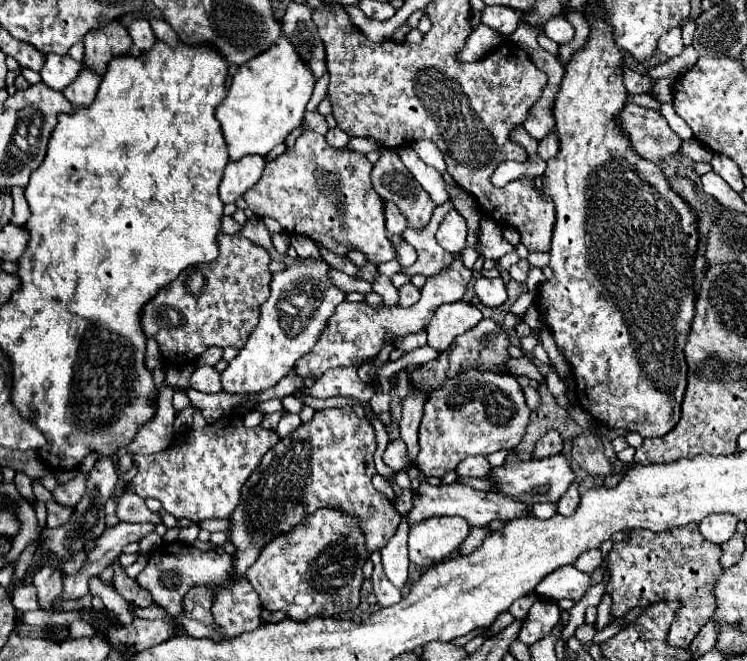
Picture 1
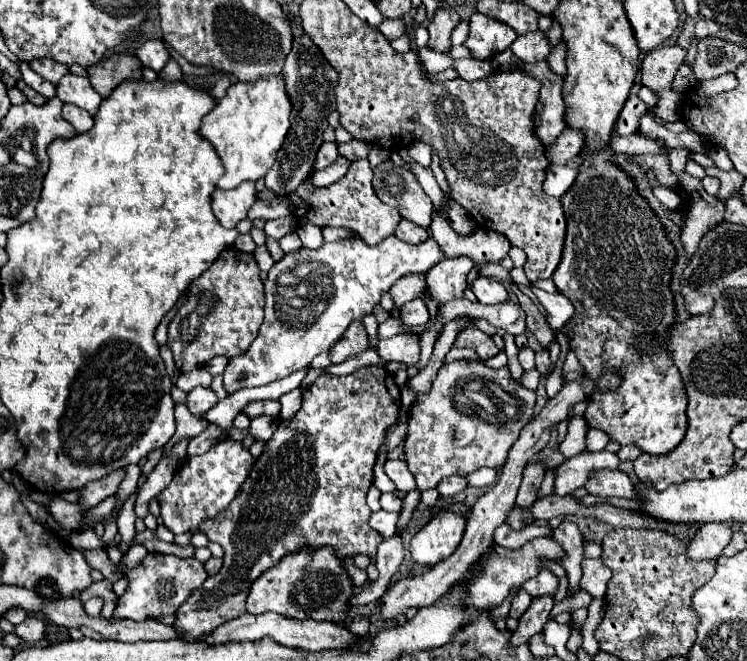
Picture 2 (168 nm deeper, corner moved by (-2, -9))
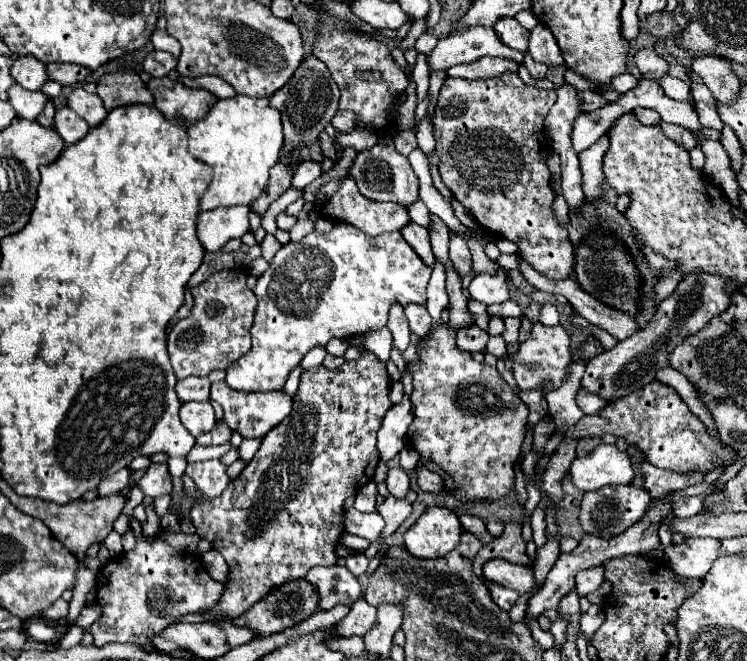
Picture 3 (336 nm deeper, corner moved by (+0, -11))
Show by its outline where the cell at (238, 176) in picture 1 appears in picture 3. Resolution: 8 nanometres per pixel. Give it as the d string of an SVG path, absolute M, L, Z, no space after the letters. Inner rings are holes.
M217 208L197 216L197 238L205 252L219 252L229 240L241 238L249 230L249 208Z

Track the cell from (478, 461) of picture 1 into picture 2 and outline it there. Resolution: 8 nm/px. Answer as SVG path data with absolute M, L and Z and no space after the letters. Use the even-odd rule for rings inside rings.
M447 476L443 478L439 484L437 484L437 490L443 498L449 498L449 496L455 496L459 492L463 492L467 488L467 478L465 476Z

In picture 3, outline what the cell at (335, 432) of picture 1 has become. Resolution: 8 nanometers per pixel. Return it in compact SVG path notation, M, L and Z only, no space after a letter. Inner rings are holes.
M363 352L361 358L345 362L335 370L327 370L325 366L305 370L297 394L293 396L291 416L261 440L255 458L243 468L237 480L217 496L217 500L205 500L205 504L193 508L191 520L197 534L209 540L231 568L223 598L207 612L207 616L217 620L217 616L227 614L233 620L261 600L273 586L303 578L313 566L329 566L337 562L335 546L345 532L343 504L349 496L355 496L361 486L373 480L379 462L375 442L381 420L393 406L389 400L389 388L391 382L385 364L371 352Z

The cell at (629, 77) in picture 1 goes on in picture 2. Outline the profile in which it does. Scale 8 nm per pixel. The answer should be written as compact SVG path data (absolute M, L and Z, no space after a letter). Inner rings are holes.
M631 94L629 100L625 102L621 114L619 114L619 120L617 120L617 126L615 126L615 136L629 136L633 132L639 130L639 120L641 116L647 114L647 104L637 96L637 94Z

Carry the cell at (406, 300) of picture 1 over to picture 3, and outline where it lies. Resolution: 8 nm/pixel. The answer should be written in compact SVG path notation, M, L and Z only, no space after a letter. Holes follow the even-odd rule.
M409 304L405 308L405 314L407 314L407 320L409 320L409 330L413 334L417 334L419 338L425 336L431 330L431 316L429 316L429 312L427 312L425 306Z

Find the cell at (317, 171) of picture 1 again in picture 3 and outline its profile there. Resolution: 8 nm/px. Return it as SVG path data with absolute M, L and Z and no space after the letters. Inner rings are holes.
M343 178L339 192L321 208L321 214L335 220L335 222L347 222L347 224L355 224L359 230L367 232L369 236L379 236L385 232L393 232L393 230L401 230L403 226L407 226L411 222L411 216L407 214L407 208L401 204L393 204L393 202L373 202L367 200L365 196L361 196L361 192L355 186L353 178Z

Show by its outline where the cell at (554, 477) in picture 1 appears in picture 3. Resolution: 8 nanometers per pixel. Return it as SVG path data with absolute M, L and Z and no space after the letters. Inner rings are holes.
M599 444L591 454L573 460L569 476L579 490L589 492L609 484L631 484L635 470L629 452L619 450L615 444Z

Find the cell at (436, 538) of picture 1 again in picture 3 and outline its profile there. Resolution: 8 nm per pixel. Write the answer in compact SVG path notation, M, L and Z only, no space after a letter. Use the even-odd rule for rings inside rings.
M433 506L405 532L405 548L417 558L441 558L451 552L461 538L461 524L455 512Z

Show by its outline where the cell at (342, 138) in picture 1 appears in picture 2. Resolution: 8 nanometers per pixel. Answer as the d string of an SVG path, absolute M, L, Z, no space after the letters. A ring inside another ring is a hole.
M323 142L319 152L317 152L317 160L315 160L315 166L319 170L331 166L335 160L339 158L339 150L337 150L337 142Z

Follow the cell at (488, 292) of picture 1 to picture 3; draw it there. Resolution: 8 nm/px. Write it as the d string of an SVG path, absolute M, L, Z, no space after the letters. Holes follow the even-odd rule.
M499 270L497 274L487 274L487 272L477 274L469 284L469 292L471 292L473 300L483 302L487 306L505 302L505 300L509 300L507 274L503 270Z

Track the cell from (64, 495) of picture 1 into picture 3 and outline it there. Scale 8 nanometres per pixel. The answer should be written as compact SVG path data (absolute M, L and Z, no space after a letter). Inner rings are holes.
M123 468L121 472L115 472L113 476L107 476L107 478L99 484L99 488L97 488L99 496L107 496L107 494L121 492L121 490L125 488L125 484L129 482L129 476L131 476L131 470L129 470L129 468Z

